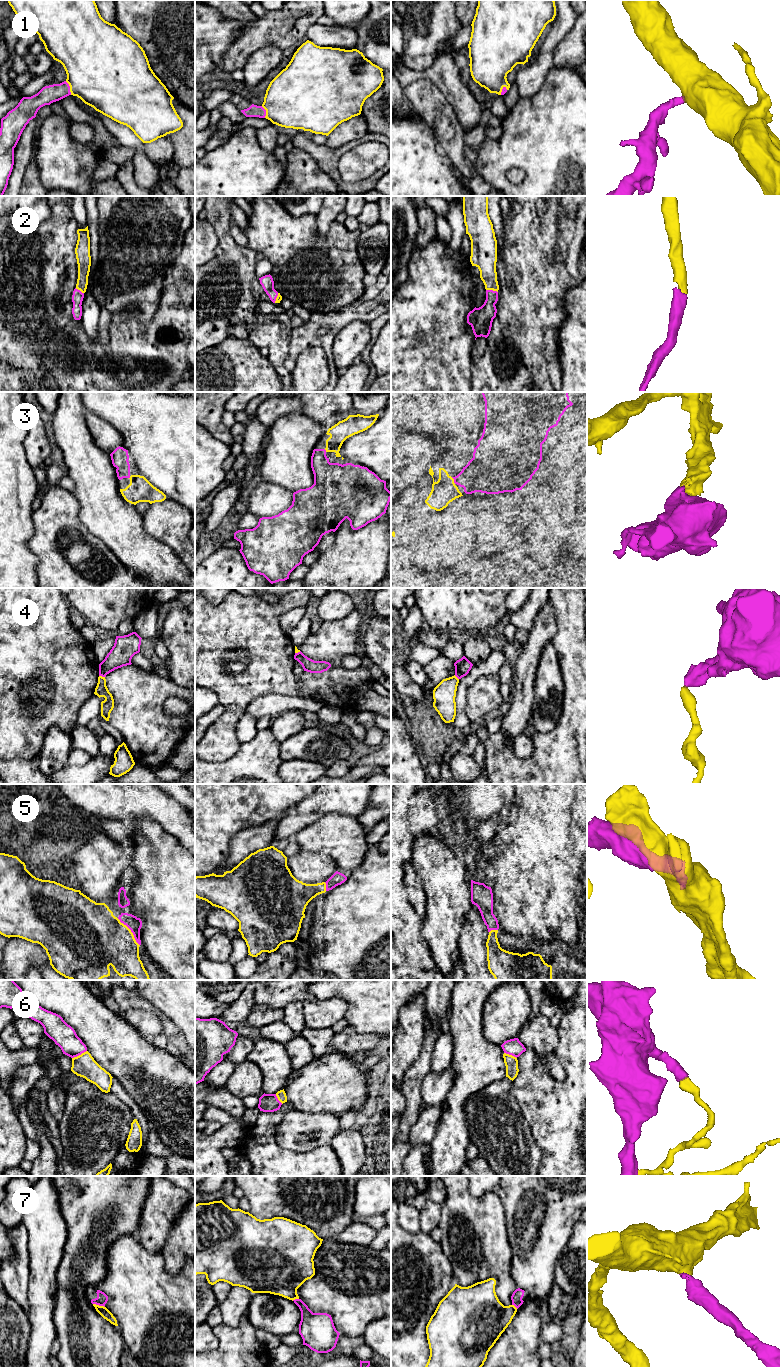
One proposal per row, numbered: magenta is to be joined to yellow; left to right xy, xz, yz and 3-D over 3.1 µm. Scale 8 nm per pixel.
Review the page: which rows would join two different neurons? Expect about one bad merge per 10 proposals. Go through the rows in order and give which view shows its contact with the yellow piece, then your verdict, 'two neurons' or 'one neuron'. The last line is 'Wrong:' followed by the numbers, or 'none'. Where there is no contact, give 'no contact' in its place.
1: contact in xy; one neuron
2: contact in yz; one neuron
3: contact in yz; one neuron
4: contact in xy; two neurons
5: contact in xy; one neuron
6: contact in xy; two neurons
7: contact in xy; one neuron
Wrong: 4, 6

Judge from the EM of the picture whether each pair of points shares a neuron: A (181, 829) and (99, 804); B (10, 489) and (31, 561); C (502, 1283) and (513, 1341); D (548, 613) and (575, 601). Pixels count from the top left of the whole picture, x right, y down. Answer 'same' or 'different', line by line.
A: same
B: same
C: different
D: different

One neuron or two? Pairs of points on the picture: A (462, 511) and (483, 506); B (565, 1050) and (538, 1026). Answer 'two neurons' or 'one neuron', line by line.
A: two neurons
B: two neurons

